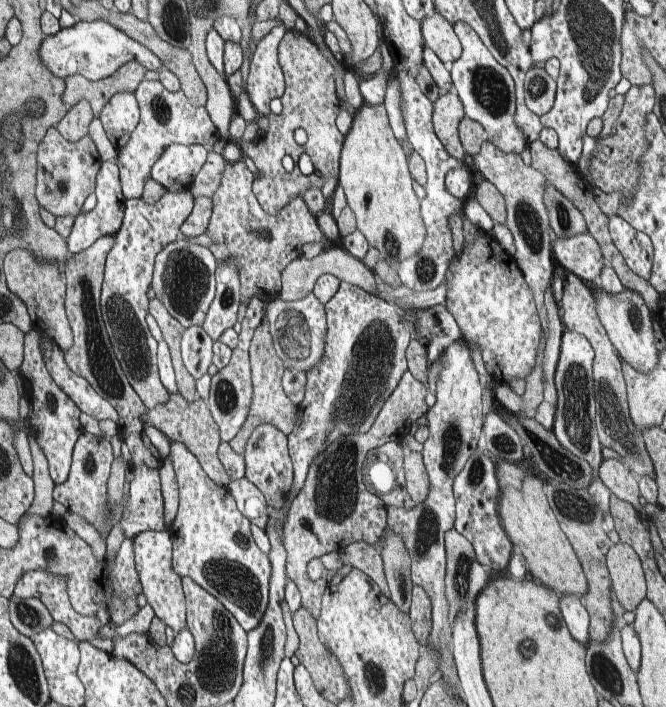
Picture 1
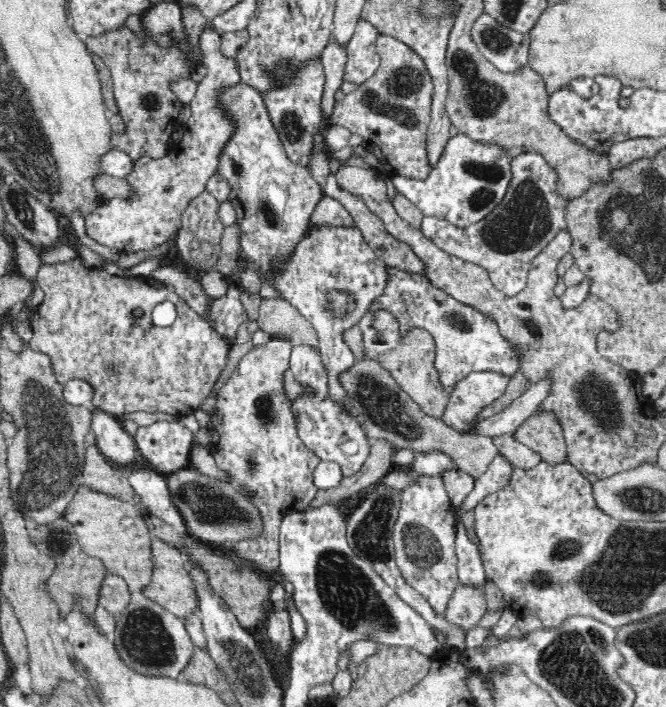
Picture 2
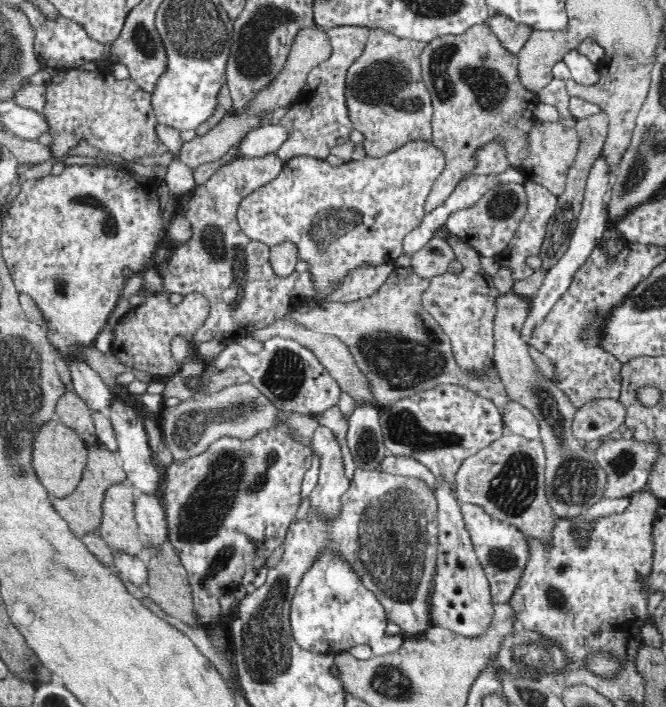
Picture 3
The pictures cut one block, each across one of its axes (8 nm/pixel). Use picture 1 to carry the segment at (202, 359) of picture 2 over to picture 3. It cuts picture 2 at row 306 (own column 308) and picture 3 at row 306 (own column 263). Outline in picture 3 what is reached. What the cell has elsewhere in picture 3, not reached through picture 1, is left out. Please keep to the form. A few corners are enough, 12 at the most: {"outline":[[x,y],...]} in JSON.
{"outline":[[152,292],[114,326],[111,349],[127,370],[168,381],[184,365],[170,341],[209,315],[201,294]]}

